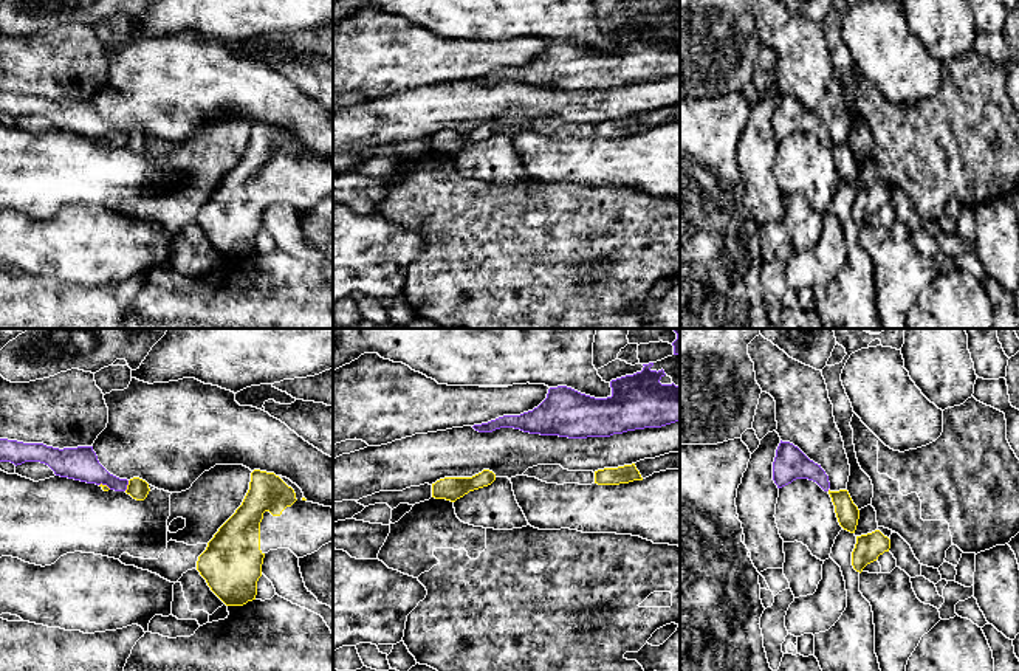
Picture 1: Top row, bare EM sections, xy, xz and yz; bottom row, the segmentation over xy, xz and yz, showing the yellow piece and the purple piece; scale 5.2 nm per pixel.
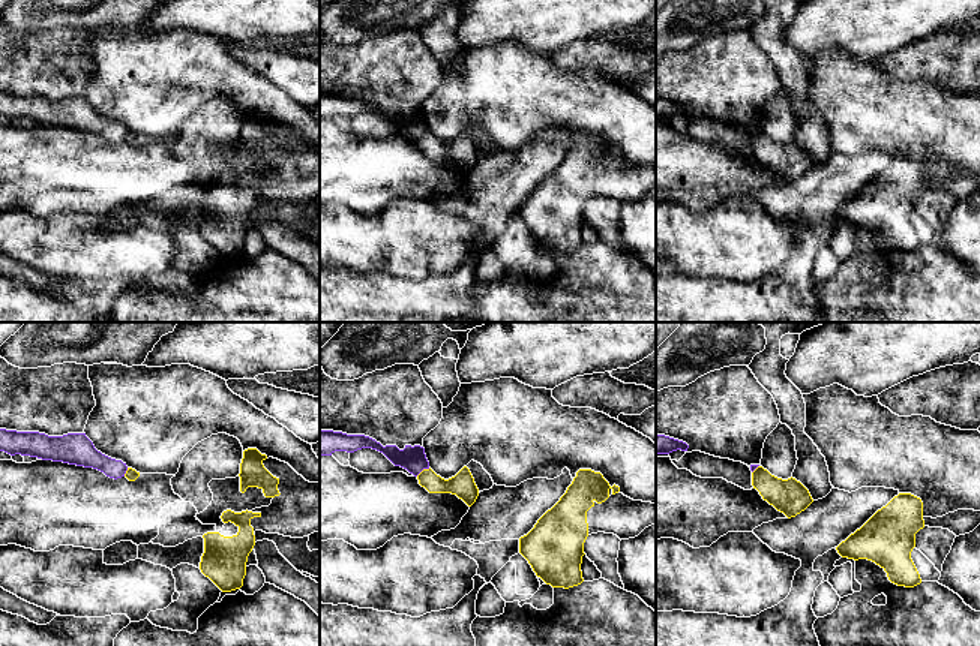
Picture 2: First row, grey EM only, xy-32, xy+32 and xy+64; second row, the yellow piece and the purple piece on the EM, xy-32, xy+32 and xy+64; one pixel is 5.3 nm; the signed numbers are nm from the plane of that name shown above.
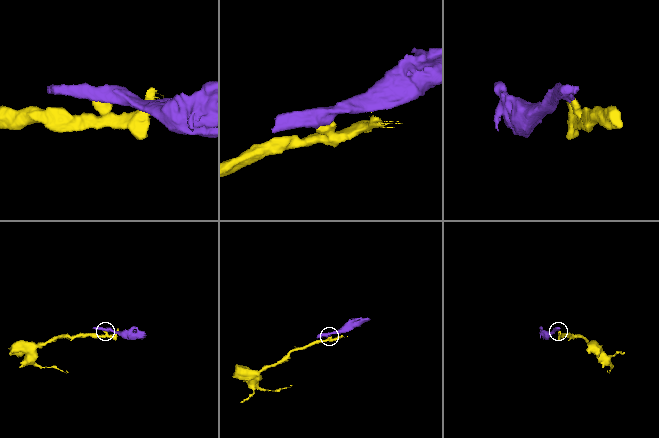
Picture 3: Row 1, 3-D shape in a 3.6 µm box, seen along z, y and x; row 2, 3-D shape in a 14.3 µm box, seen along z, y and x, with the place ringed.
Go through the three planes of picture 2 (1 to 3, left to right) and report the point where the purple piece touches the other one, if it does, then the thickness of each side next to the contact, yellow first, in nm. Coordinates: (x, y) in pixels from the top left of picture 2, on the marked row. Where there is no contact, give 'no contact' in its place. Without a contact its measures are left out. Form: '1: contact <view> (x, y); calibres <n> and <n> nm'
1: contact xy-32 (126, 472); calibres 70 and 130 nm
2: contact xy+32 (422, 471); calibres 130 and 140 nm
3: contact xy+64 (755, 469); calibres 190 and 30 nm

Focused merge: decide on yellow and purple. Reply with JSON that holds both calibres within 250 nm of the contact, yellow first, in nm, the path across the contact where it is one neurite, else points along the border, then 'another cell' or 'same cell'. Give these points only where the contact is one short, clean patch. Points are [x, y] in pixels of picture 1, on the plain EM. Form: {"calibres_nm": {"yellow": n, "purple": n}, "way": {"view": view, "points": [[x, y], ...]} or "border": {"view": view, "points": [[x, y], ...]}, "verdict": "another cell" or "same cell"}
{"calibres_nm": {"yellow": 110, "purple": 160}, "border": {"view": "xy", "points": [[129, 134], [124, 143]]}, "verdict": "another cell"}

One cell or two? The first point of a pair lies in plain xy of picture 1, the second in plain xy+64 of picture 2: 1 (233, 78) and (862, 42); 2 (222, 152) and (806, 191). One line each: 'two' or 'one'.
1: two
2: one

